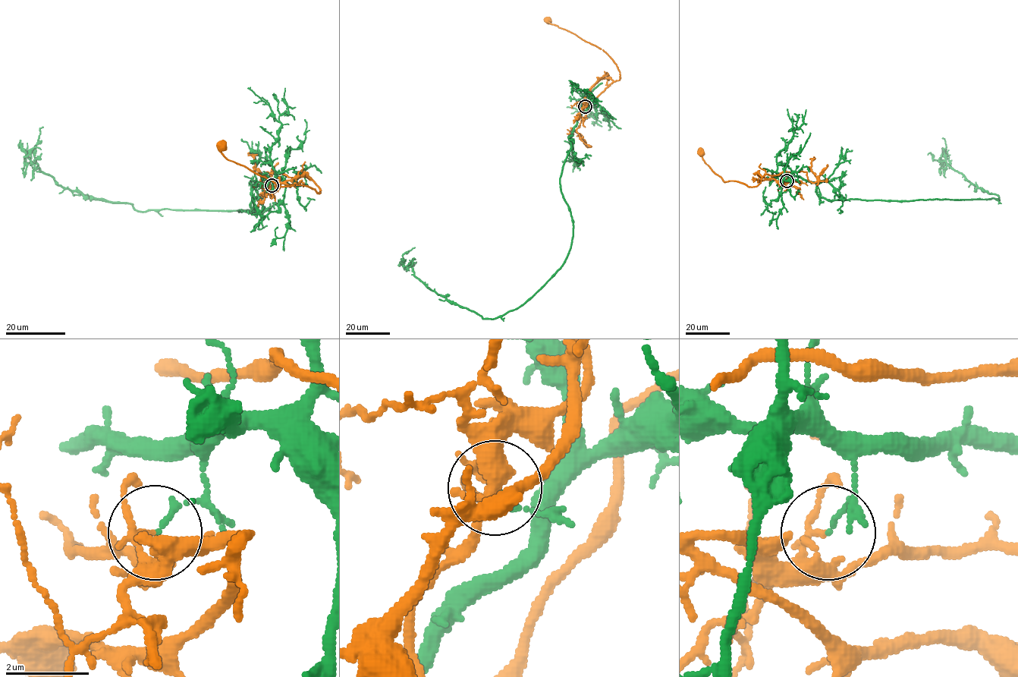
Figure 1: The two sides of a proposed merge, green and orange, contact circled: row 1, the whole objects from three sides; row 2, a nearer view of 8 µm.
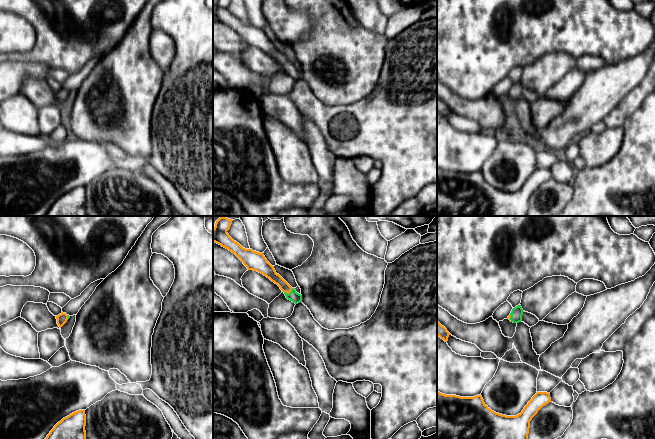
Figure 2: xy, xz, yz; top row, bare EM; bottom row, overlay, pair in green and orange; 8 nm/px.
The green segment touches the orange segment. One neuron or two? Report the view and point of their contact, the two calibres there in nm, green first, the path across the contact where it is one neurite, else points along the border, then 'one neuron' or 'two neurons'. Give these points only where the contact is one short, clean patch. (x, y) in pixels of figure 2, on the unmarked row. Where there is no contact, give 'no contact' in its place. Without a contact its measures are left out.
meets green in xz at (289, 69); 90 nm thick on the green side, 100 nm on the other; border along xz (292, 64), (288, 69), (284, 68); two neurons

